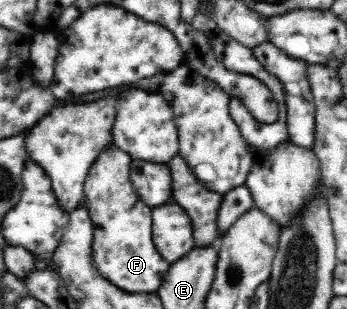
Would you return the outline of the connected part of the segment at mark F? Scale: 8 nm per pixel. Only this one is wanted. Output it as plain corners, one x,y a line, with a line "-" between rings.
112,141
99,150
83,185
84,200
94,224
92,253
100,274
113,285
129,293
159,291
170,268
156,248
153,238
152,208
142,198
131,180
133,157

